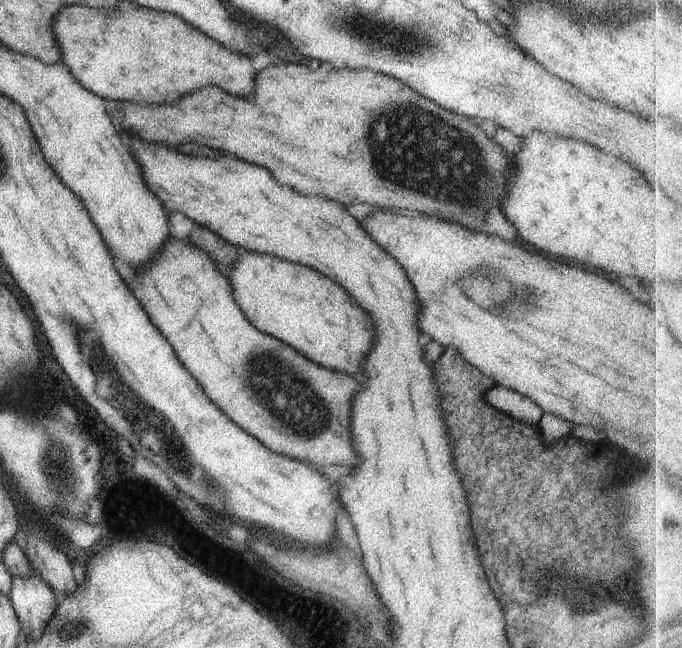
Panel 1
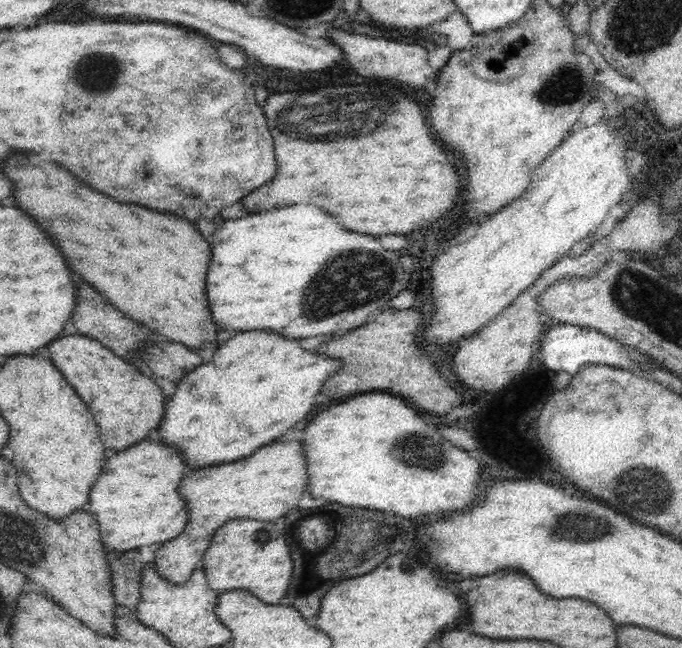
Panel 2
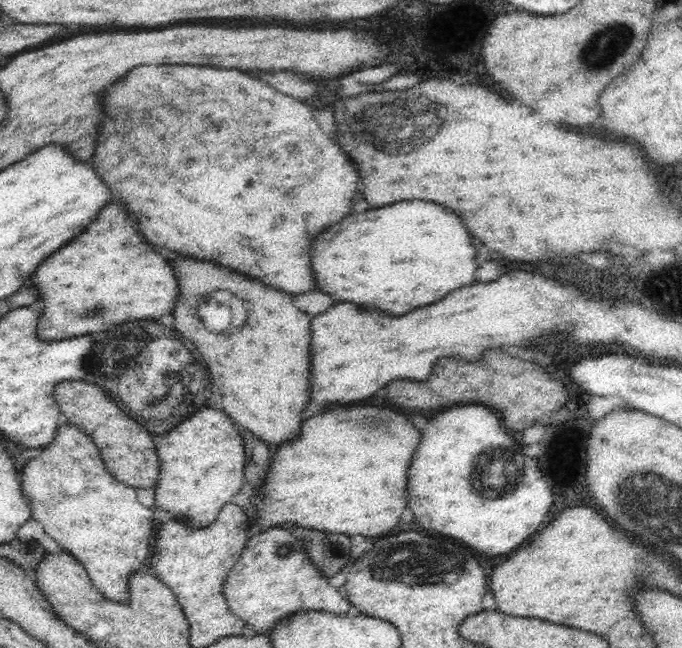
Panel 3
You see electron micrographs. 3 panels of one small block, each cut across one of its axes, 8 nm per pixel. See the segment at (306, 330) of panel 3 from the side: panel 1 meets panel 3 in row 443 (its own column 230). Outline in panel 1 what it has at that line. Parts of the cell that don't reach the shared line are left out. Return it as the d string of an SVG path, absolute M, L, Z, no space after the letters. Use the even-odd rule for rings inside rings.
M202 226L192 230L188 241L225 270L236 302L260 332L282 340L324 368L348 374L360 370L360 362L374 342L374 326L342 286L307 266L270 254L240 250Z

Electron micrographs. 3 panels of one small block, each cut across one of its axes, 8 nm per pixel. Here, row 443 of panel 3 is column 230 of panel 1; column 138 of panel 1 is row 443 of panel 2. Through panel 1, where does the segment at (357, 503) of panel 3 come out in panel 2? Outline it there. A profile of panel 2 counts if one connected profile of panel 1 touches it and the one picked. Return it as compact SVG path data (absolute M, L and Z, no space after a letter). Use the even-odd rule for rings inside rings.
M296 440L272 442L238 462L204 467L192 472L179 488L186 501L186 507L188 507L188 522L184 530L176 535L176 538L152 548L150 552L152 563L158 574L174 584L182 584L188 580L195 567L201 565L210 540L224 522L228 522L232 518L256 518L262 522L274 522L276 518L298 508L298 500L306 492L306 484L308 484L308 470L304 466L304 456L300 454L300 448L302 446Z

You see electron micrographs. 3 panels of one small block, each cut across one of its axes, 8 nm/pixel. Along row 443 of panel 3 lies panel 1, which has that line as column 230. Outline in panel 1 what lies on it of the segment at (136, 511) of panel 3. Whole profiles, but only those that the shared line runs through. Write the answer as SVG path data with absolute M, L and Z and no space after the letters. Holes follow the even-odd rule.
M64 6L52 18L52 30L56 42L60 44L62 63L68 66L72 76L76 76L76 80L90 92L116 102L132 100L132 102L154 102L158 105L164 102L170 104L178 96L190 94L206 84L212 84L232 96L246 98L252 92L252 82L254 76L258 74L252 68L248 56L226 50L222 44L216 44L216 40L208 38L206 34L192 28L174 14L152 12L148 8L130 8L130 10L114 8L112 16L112 10Z

